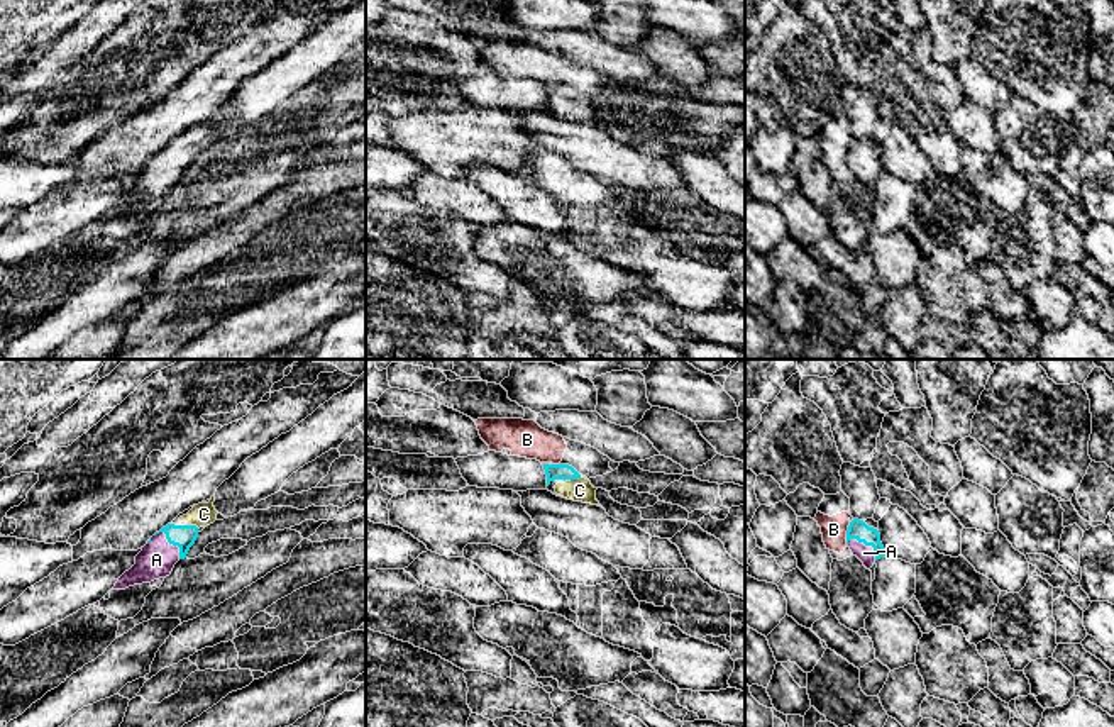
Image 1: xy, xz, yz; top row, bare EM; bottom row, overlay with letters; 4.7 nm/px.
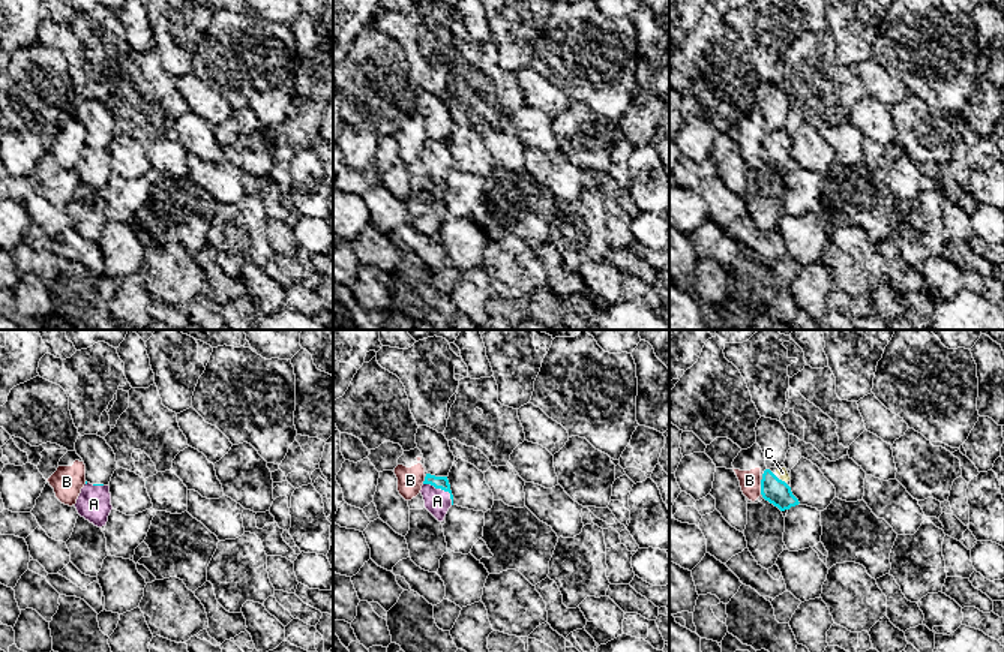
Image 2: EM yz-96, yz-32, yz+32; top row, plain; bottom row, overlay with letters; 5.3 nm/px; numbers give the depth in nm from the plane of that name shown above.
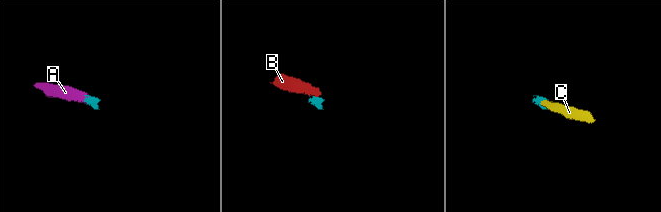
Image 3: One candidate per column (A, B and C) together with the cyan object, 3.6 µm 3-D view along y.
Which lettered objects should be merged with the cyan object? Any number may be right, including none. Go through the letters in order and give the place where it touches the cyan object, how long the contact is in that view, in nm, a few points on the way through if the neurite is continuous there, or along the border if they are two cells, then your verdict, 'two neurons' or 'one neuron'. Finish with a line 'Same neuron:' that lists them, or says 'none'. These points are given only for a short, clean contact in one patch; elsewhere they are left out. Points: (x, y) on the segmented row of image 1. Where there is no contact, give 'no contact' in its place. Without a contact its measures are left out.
A: xy (171, 543) | 170 nm | across xy (183, 536), (171, 543), (156, 560) | one neuron
B: yz (847, 532) | 110 nm | along yz (850, 522), (845, 543) | two neurons
C: xz (574, 478) | 50 nm | across xz (554, 471), (568, 471), (574, 478), (579, 490) | one neuron
Same neuron: A, C

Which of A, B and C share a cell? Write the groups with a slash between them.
A C / B

